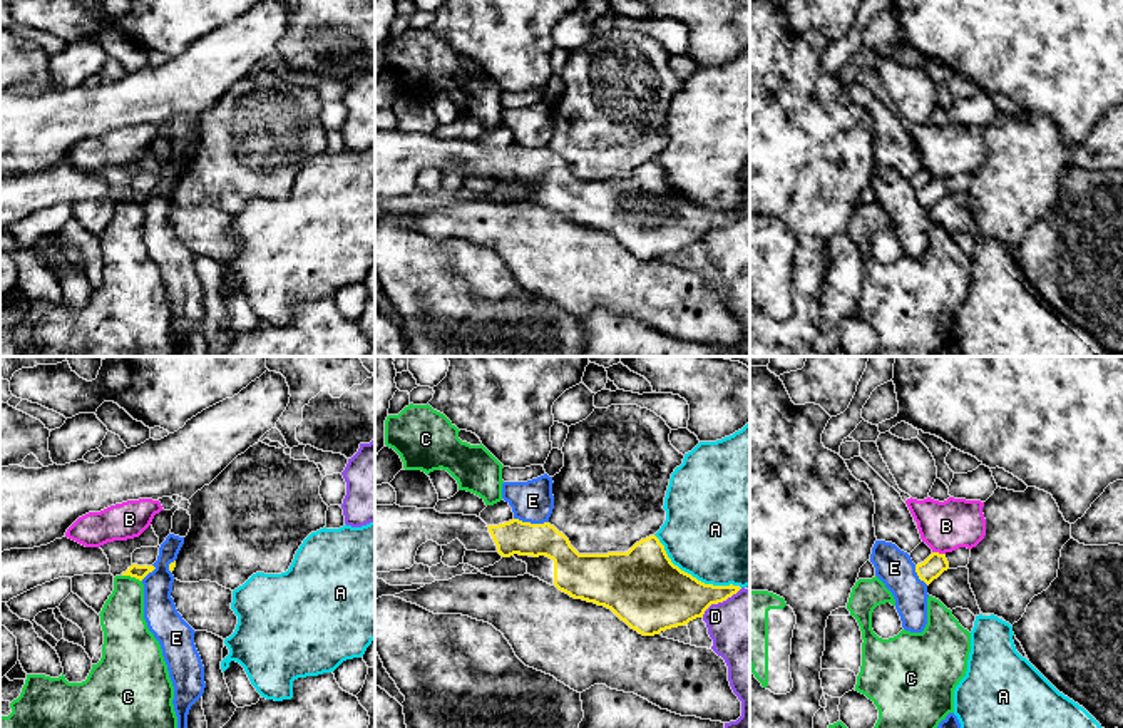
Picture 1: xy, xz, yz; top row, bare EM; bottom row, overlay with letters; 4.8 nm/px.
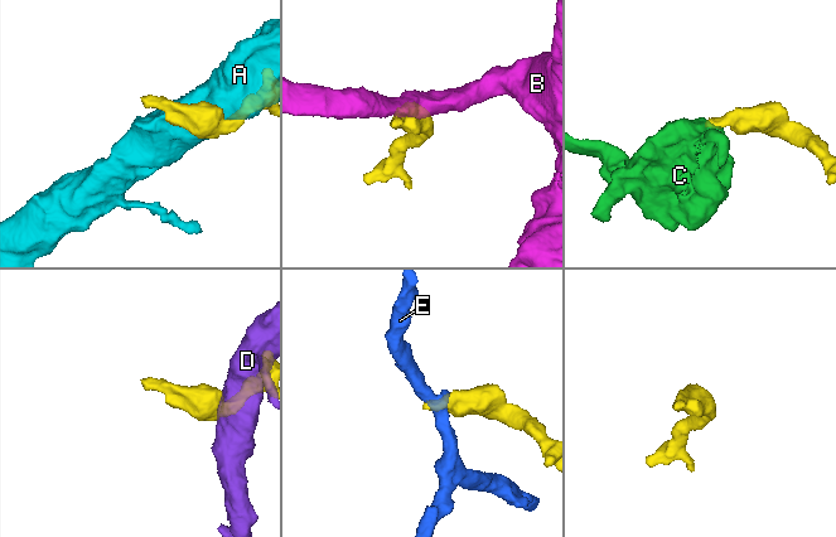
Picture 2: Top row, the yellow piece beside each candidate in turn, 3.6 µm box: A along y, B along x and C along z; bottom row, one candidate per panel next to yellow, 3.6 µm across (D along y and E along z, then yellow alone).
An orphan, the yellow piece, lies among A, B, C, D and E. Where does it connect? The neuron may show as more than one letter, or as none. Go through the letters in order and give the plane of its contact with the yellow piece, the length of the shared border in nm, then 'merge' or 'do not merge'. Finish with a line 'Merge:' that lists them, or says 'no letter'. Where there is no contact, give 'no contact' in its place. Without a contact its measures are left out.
A: contact in xz; length 480 nm; do not merge
B: contact in yz; length 70 nm; do not merge
C: contact in xy; length 100 nm; do not merge
D: contact in xz; length 240 nm; do not merge
E: contact in xz; length 170 nm; do not merge
Merge: no letter

